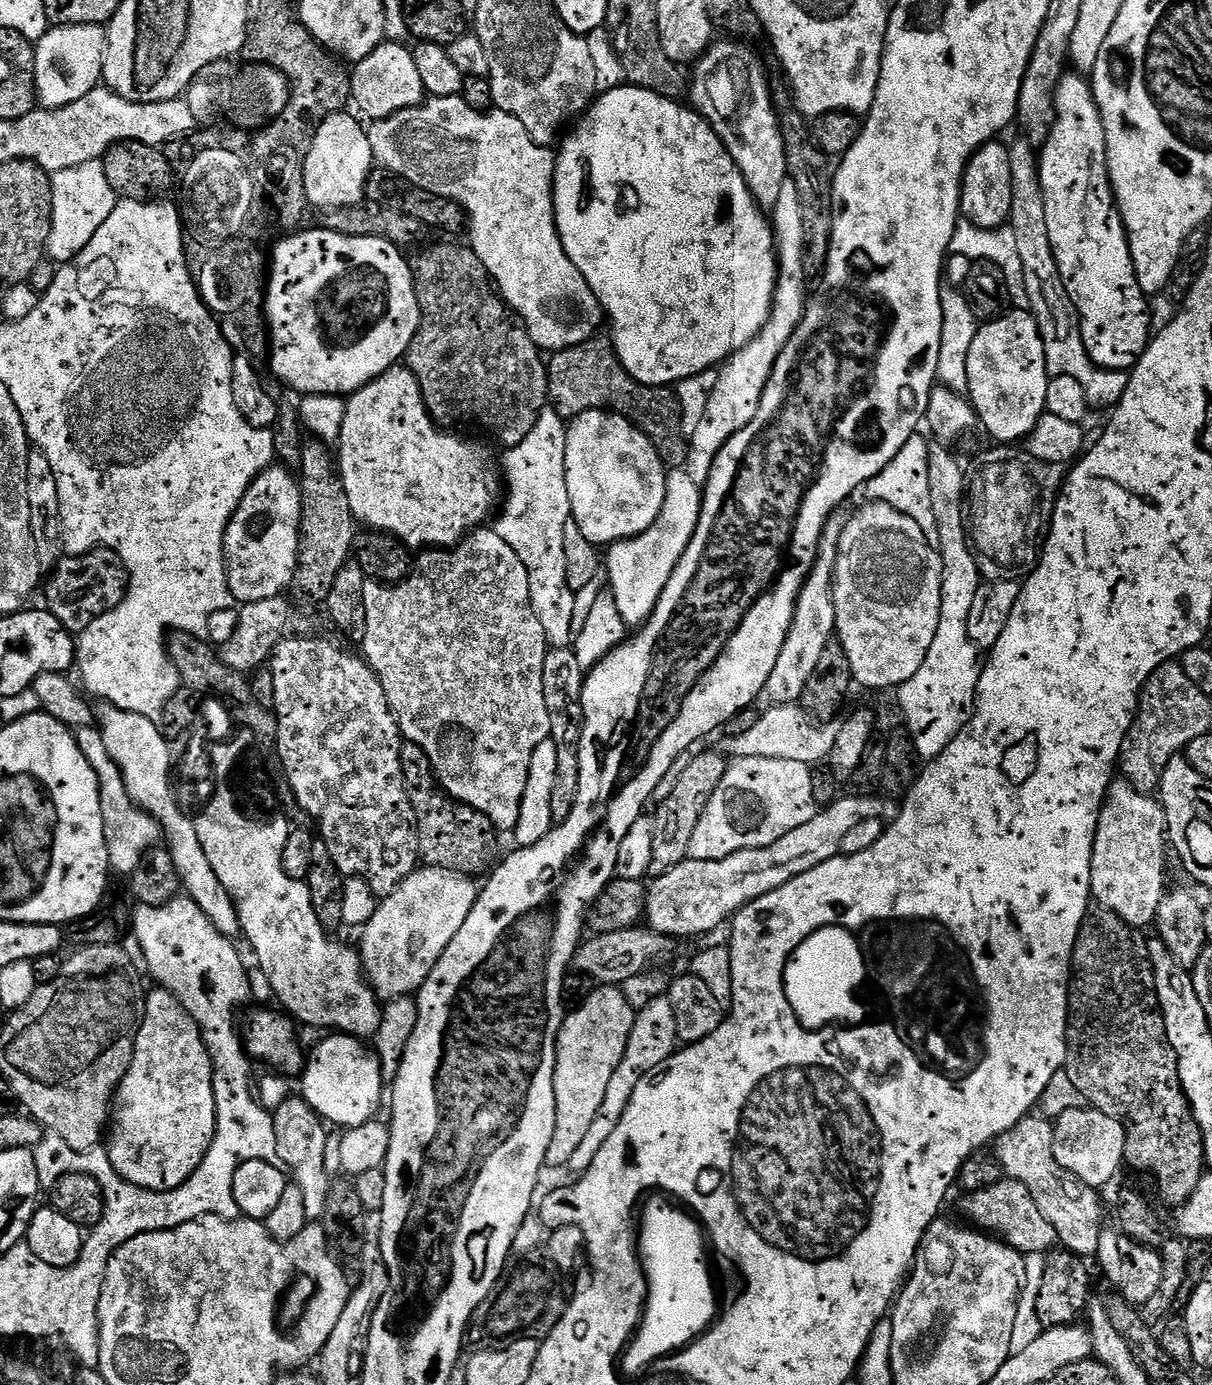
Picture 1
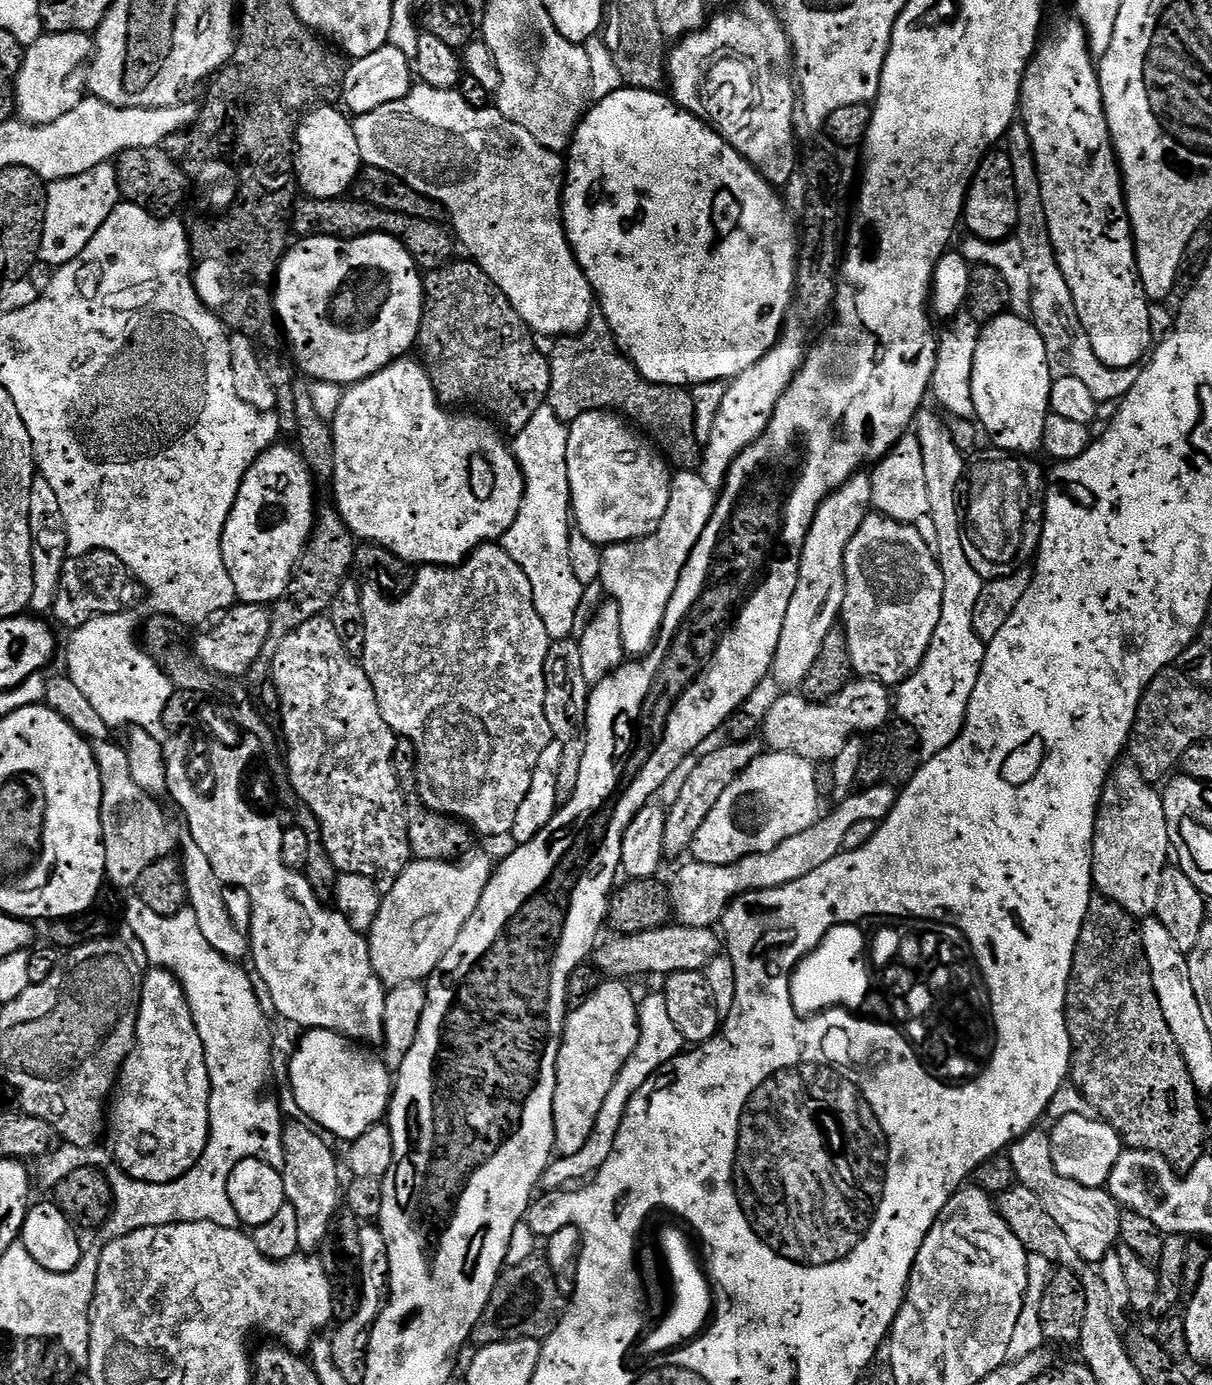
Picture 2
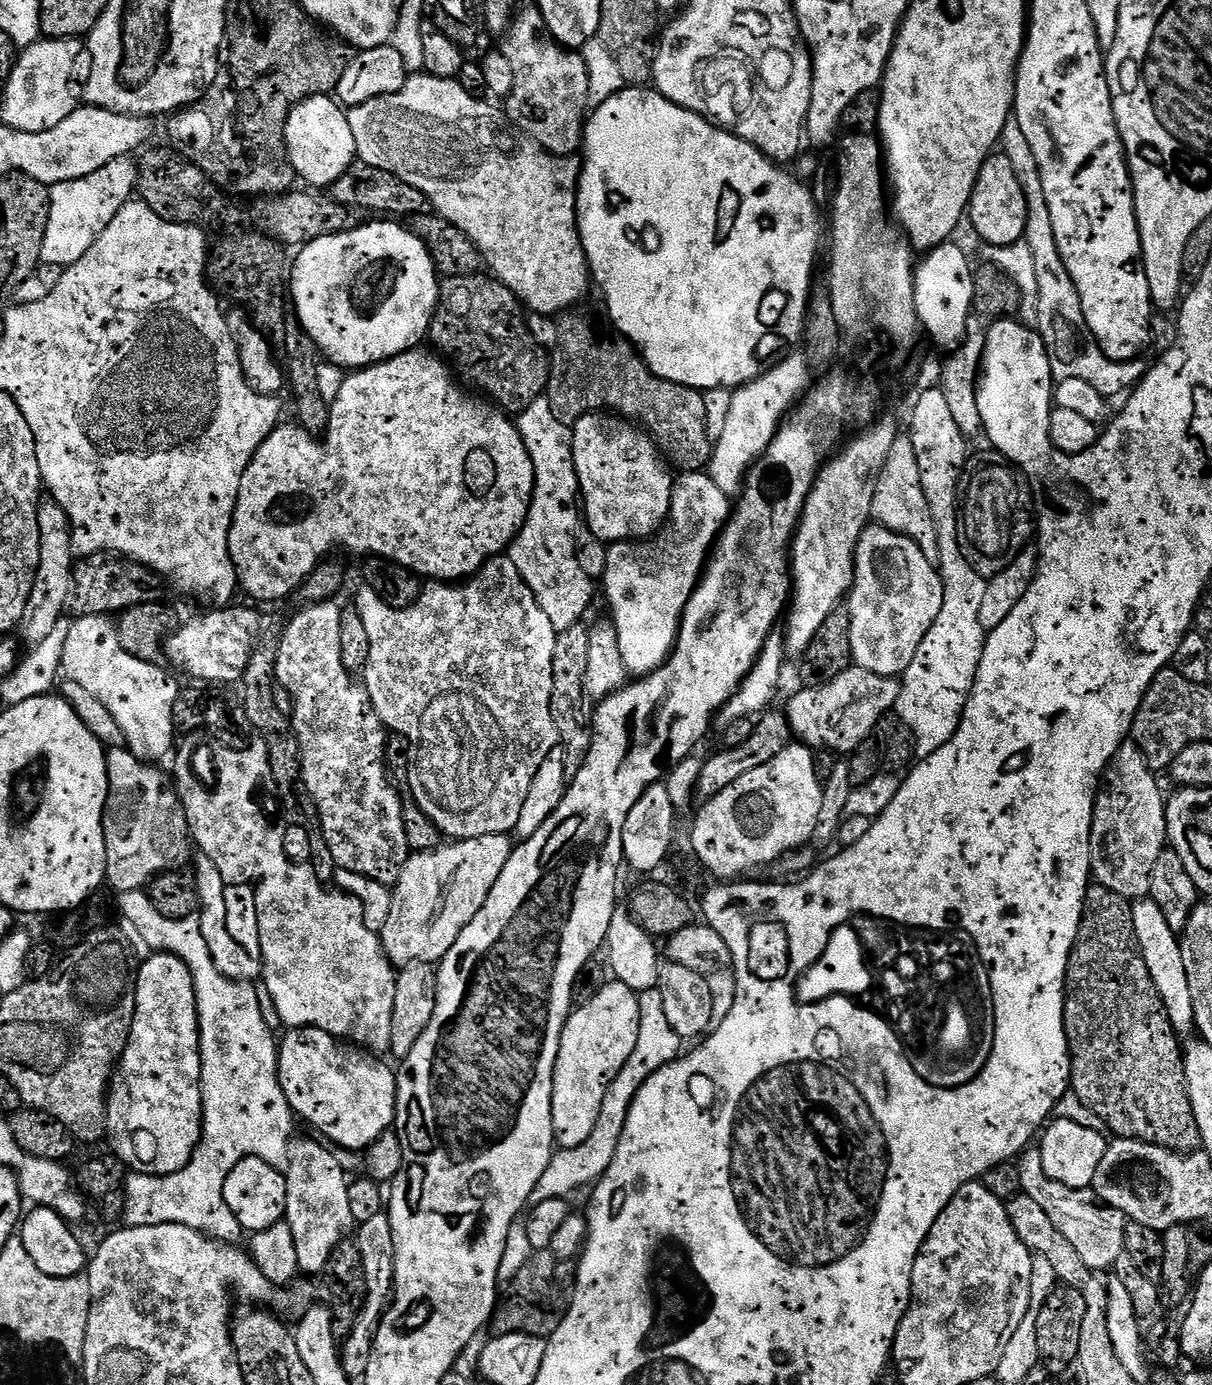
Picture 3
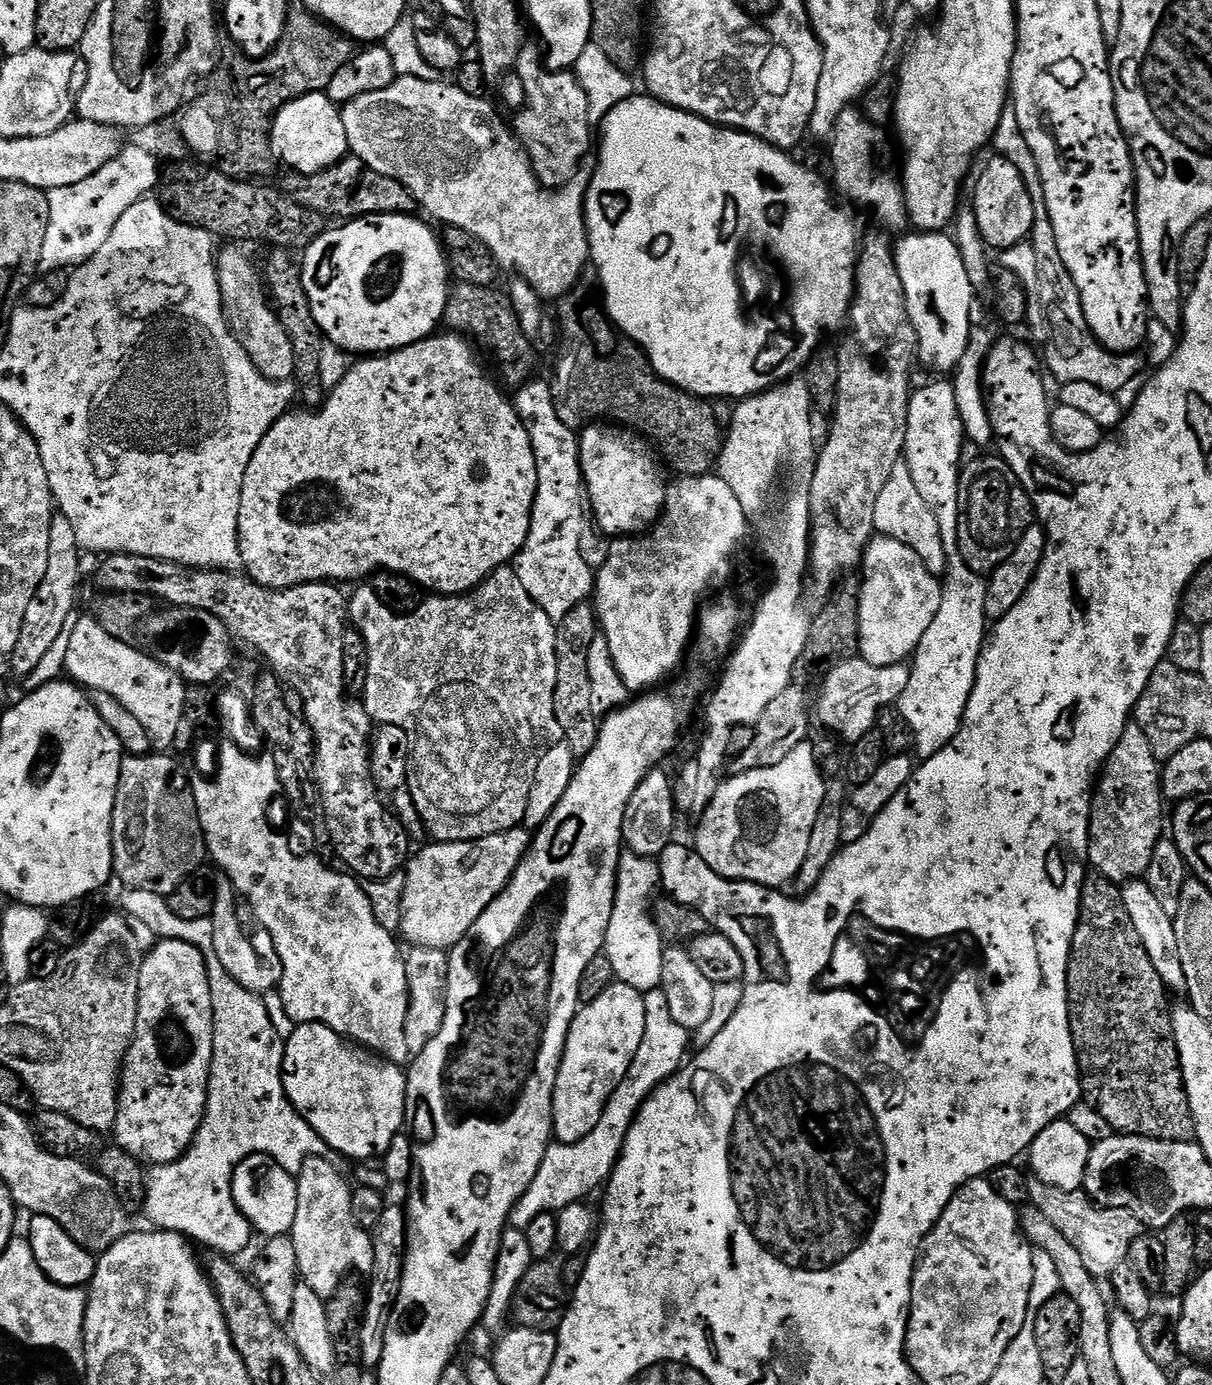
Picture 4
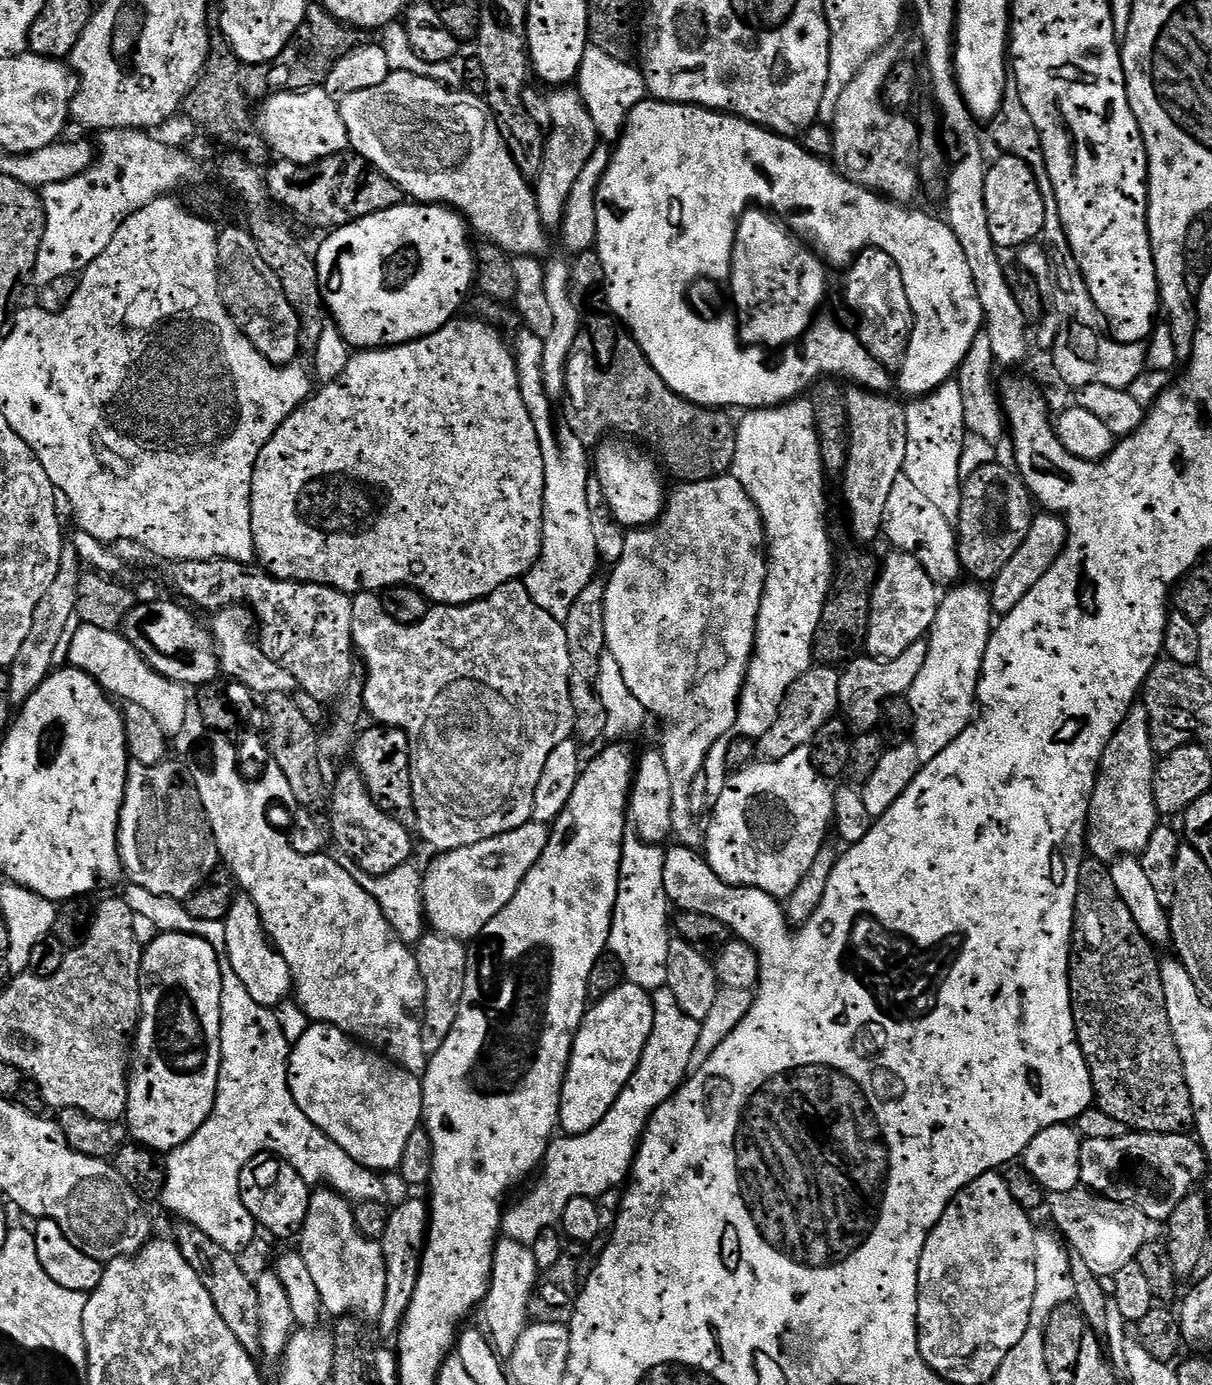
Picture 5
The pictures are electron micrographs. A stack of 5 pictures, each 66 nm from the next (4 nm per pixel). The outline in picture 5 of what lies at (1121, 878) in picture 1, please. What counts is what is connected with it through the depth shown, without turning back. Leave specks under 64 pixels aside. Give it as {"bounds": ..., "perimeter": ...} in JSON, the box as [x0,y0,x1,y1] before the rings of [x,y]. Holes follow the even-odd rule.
{"bounds":[1086,710,1158,862],"perimeter":[[[1133,710],[1121,720],[1104,748],[1096,773],[1096,785],[1092,787],[1092,797],[1088,799],[1086,848],[1097,856],[1093,856],[1097,861],[1111,862],[1117,860],[1119,856],[1131,856],[1146,848],[1151,834],[1158,827],[1158,813],[1152,798],[1153,771],[1154,751],[1149,732],[1149,719],[1143,711]]]}

